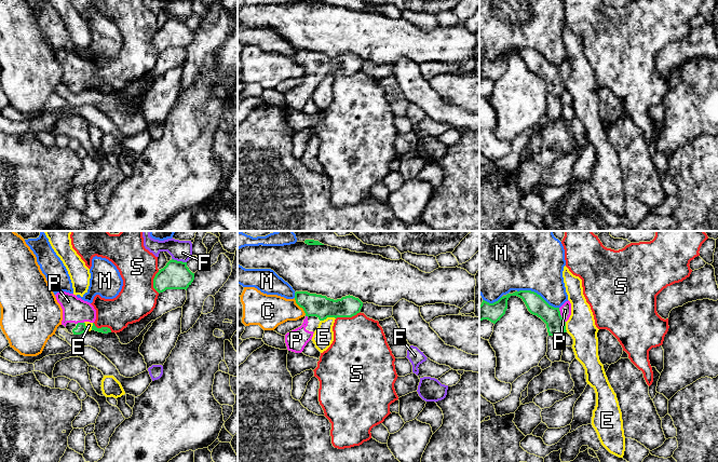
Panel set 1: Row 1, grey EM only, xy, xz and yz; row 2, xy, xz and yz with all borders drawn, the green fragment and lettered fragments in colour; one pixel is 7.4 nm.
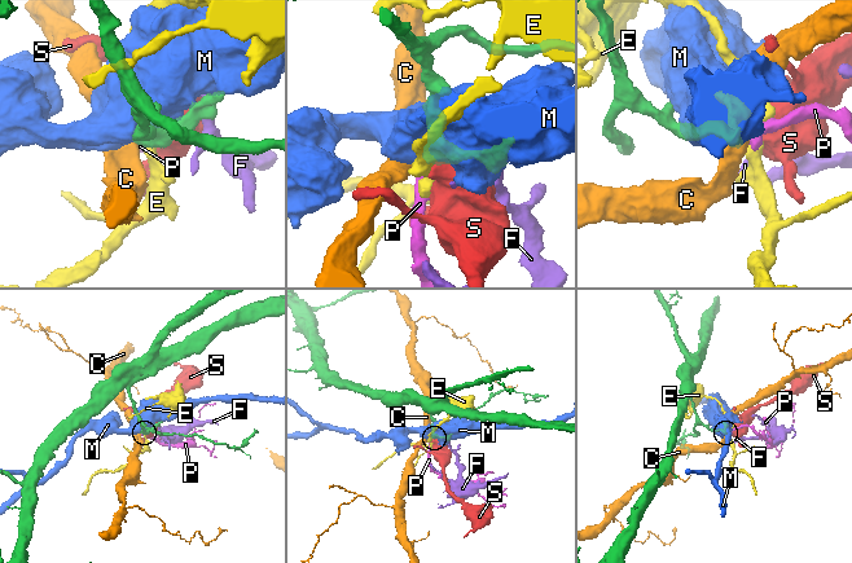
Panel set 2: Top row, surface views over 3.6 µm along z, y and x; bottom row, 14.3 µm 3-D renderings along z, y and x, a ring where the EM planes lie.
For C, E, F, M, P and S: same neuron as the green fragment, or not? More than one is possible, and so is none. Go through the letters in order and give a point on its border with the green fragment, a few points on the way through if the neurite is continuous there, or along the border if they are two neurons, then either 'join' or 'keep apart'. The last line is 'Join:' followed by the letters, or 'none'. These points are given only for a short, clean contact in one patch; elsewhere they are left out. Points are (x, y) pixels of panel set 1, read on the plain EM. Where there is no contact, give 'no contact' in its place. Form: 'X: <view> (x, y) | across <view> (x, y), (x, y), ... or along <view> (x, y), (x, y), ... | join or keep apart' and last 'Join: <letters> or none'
C: xz (300, 65) | along xz (294, 56), (306, 72) | keep apart
E: xz (327, 75) | along xz (335, 76), (326, 76), (321, 79) | keep apart
F: xy (179, 19) | keep apart
M: yz (537, 52) | keep apart
P: yz (560, 73) | across yz (556, 84), (556, 78), (560, 73), (565, 68) | join
S: xz (348, 75) | keep apart
Join: P

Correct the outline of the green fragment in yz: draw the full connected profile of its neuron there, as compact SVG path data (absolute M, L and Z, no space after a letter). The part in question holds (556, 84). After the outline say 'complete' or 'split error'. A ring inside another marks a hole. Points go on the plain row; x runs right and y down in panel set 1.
M519 49L507 52L493 62L483 58L479 64L479 79L488 78L493 82L500 79L505 72L507 58L511 54L521 56L528 69L540 76L546 82L548 94L560 96L567 90L566 80L571 73L570 59L566 59L560 66L554 66L540 53L531 49Z | split error

